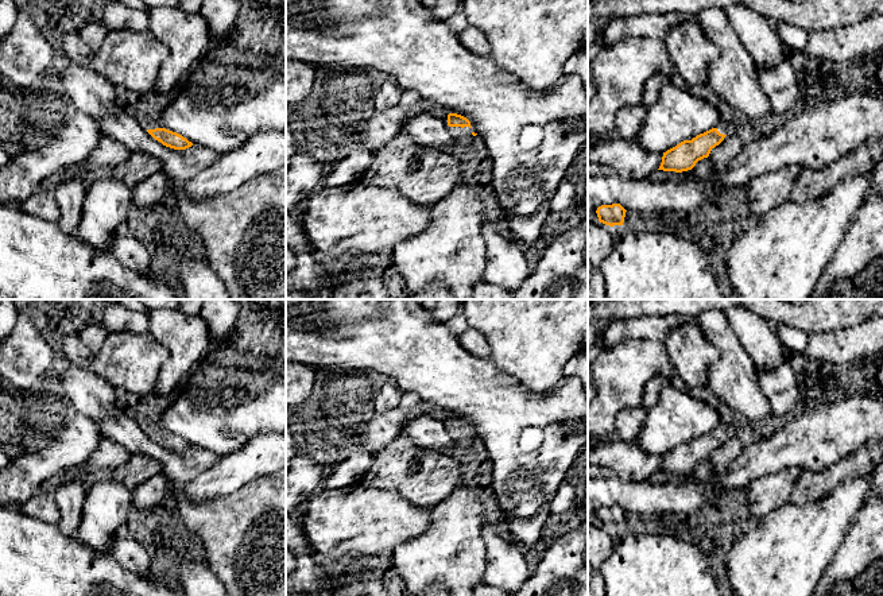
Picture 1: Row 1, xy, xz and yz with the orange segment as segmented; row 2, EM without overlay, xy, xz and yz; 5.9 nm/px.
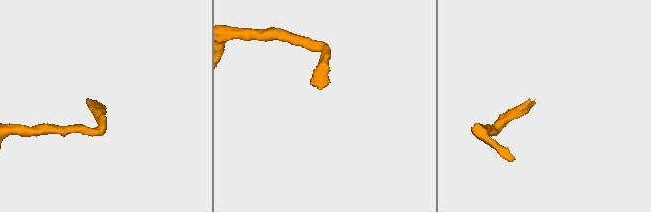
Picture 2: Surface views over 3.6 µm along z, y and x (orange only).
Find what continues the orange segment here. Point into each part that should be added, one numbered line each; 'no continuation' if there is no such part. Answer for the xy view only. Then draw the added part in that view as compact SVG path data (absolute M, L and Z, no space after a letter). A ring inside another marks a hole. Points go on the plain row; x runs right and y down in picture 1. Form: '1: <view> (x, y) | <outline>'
no continuation

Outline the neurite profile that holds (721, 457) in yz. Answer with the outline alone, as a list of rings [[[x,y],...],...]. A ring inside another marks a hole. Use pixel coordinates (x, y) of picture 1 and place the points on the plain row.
[[[727,437],[724,442],[712,450],[709,461],[713,467],[713,476],[724,475],[729,465],[739,457],[744,446],[737,437]]]

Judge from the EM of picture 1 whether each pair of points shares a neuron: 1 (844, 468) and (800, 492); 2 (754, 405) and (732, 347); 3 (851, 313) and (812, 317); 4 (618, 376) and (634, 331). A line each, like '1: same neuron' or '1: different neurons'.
1: same neuron
2: same neuron
3: same neuron
4: different neurons

